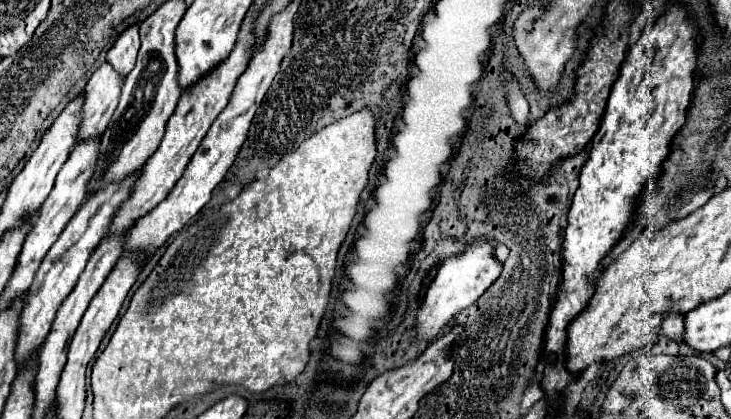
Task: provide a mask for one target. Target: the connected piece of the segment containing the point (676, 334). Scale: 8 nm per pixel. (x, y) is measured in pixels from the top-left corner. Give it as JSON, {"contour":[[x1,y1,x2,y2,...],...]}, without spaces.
{"contour":[[668,315,668,317,664,319,662,335,680,341,680,335,684,335,684,321,680,319,680,315]]}

